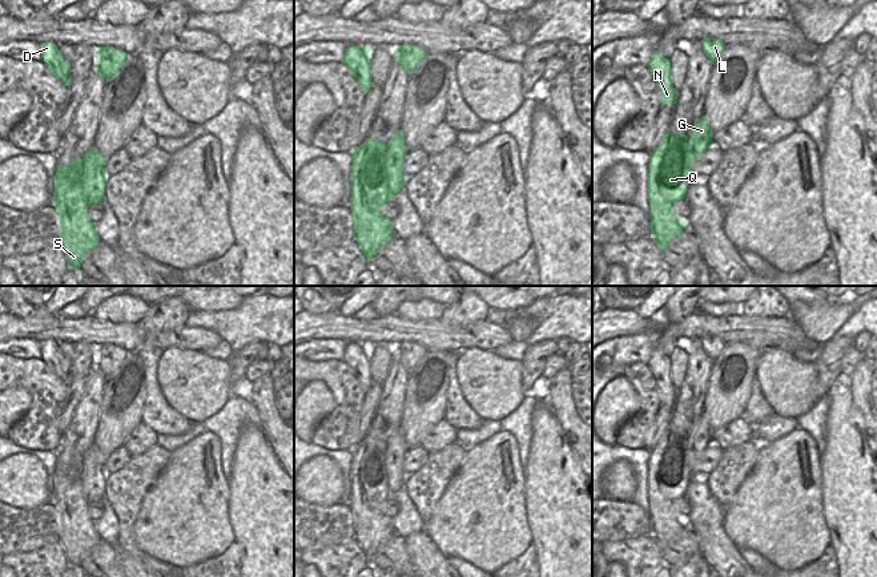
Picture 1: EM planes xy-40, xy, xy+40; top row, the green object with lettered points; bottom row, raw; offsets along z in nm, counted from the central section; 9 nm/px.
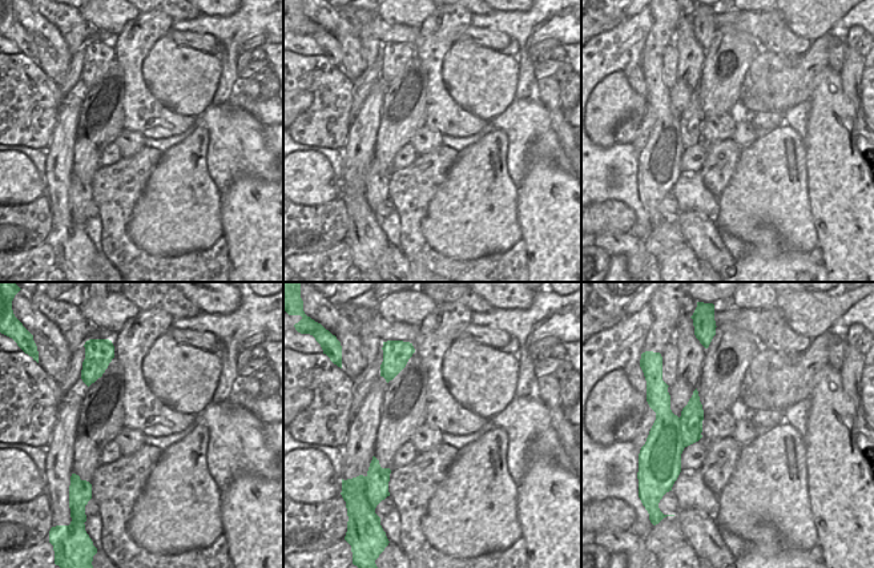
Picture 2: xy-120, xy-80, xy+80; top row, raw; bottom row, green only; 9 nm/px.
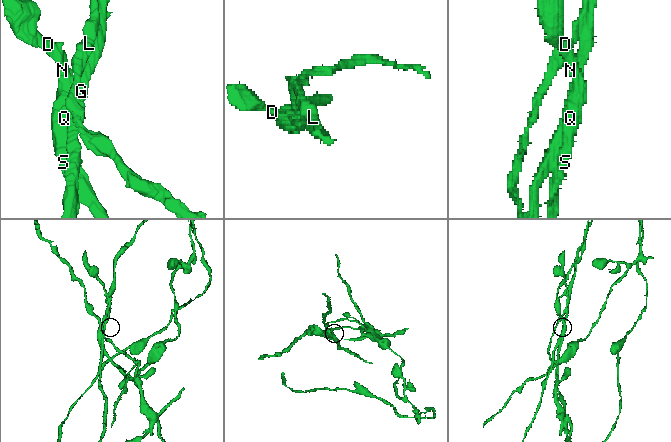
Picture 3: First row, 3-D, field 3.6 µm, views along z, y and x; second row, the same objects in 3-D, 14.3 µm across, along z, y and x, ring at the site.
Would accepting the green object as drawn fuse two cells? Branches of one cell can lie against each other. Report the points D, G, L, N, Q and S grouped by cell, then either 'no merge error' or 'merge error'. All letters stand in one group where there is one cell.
groups D N Q S / G L; merge error

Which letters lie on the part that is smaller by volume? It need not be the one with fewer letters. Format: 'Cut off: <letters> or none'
Cut off: D, N, Q, S

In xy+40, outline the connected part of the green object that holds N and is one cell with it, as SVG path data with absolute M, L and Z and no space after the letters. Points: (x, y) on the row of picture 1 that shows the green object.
M655 51L647 68L656 82L657 92L660 94L660 105L671 104L675 106L677 100L677 90L671 82L671 60L660 52Z

